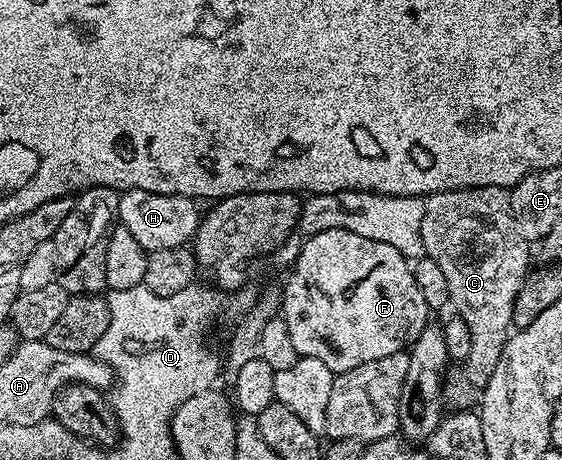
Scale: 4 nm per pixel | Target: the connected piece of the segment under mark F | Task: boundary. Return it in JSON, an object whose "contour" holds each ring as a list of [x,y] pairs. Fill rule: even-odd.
{"contour":[[[332,229],[324,230],[321,233],[309,235],[301,243],[300,253],[296,263],[291,265],[288,276],[288,285],[282,289],[282,315],[286,326],[290,326],[290,339],[294,342],[294,350],[306,358],[318,358],[318,362],[323,362],[330,366],[334,374],[354,370],[354,366],[362,366],[362,362],[374,362],[374,358],[386,358],[390,354],[398,354],[412,347],[412,344],[422,334],[422,330],[429,327],[430,309],[426,306],[426,298],[422,298],[422,290],[418,290],[418,282],[414,282],[412,264],[409,257],[404,256],[394,246],[386,246],[386,242],[374,242],[374,238],[364,238],[363,236],[351,233],[350,230]]]}

